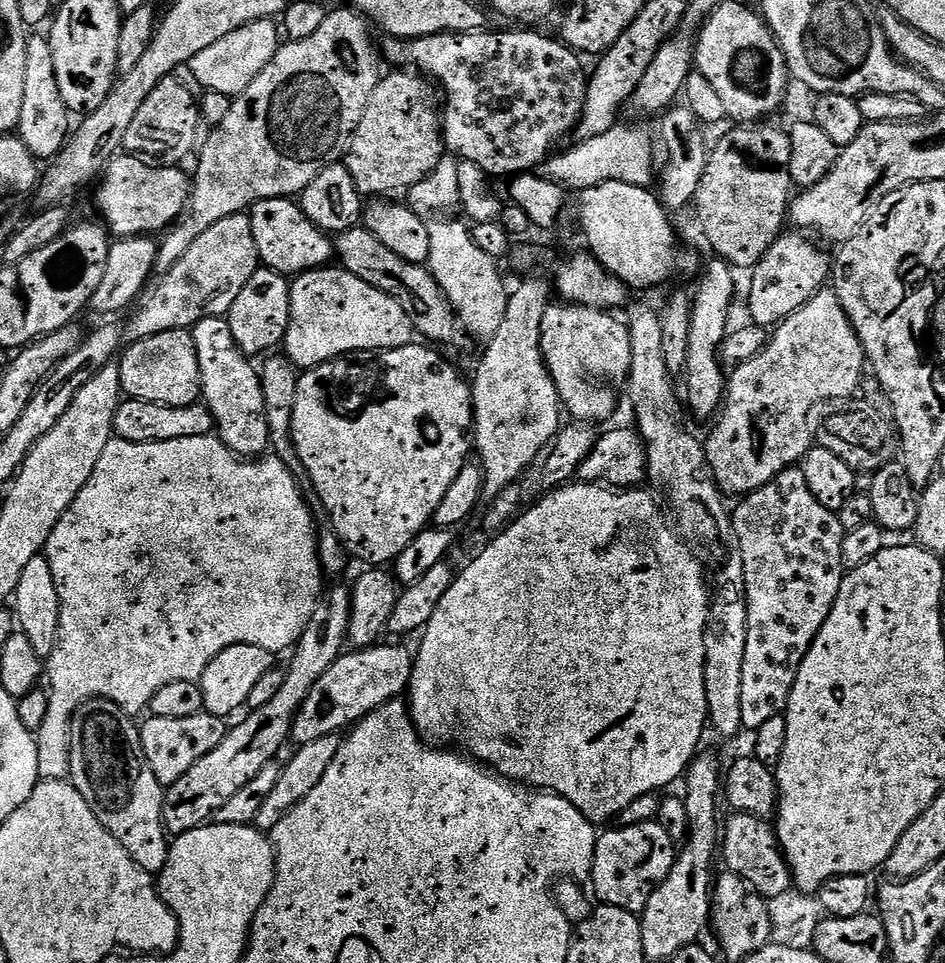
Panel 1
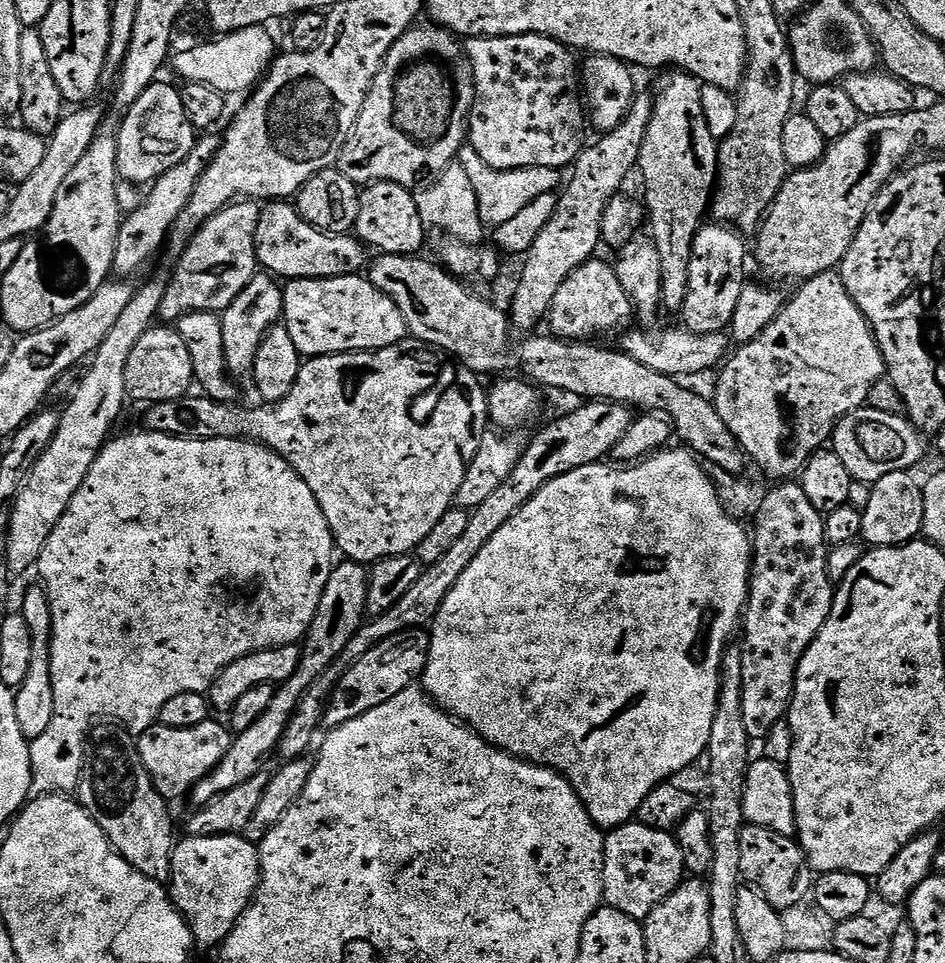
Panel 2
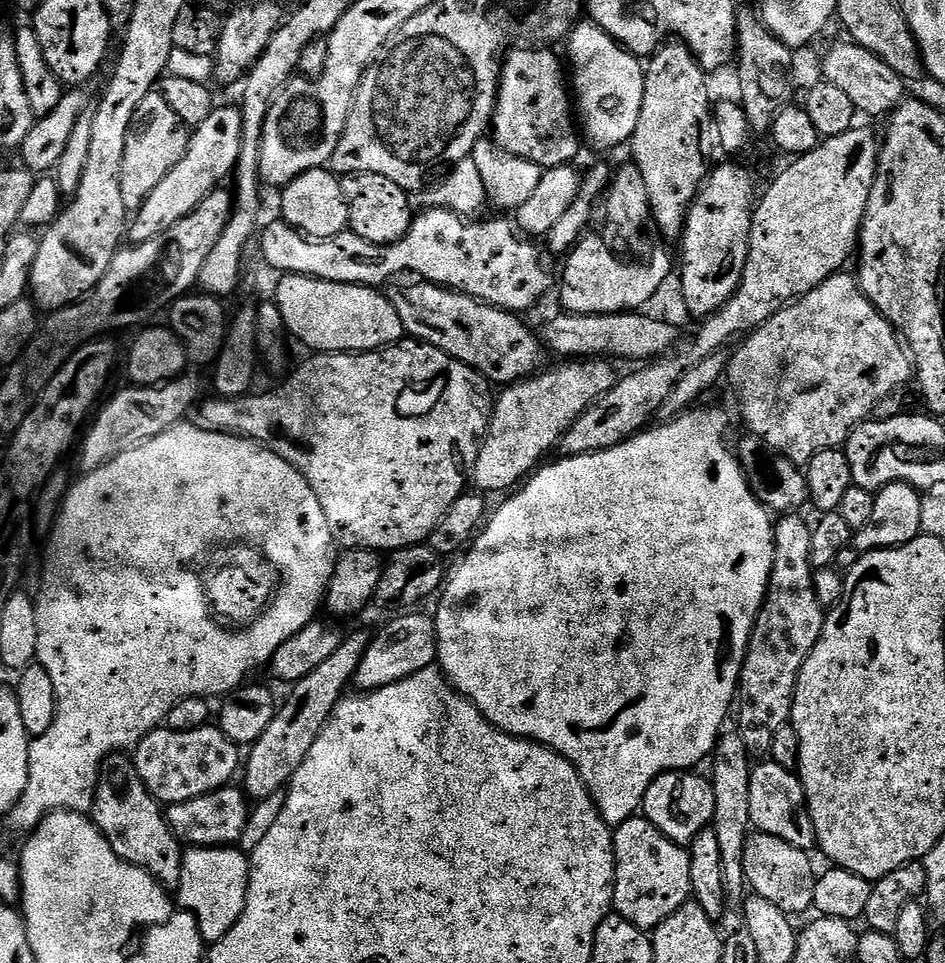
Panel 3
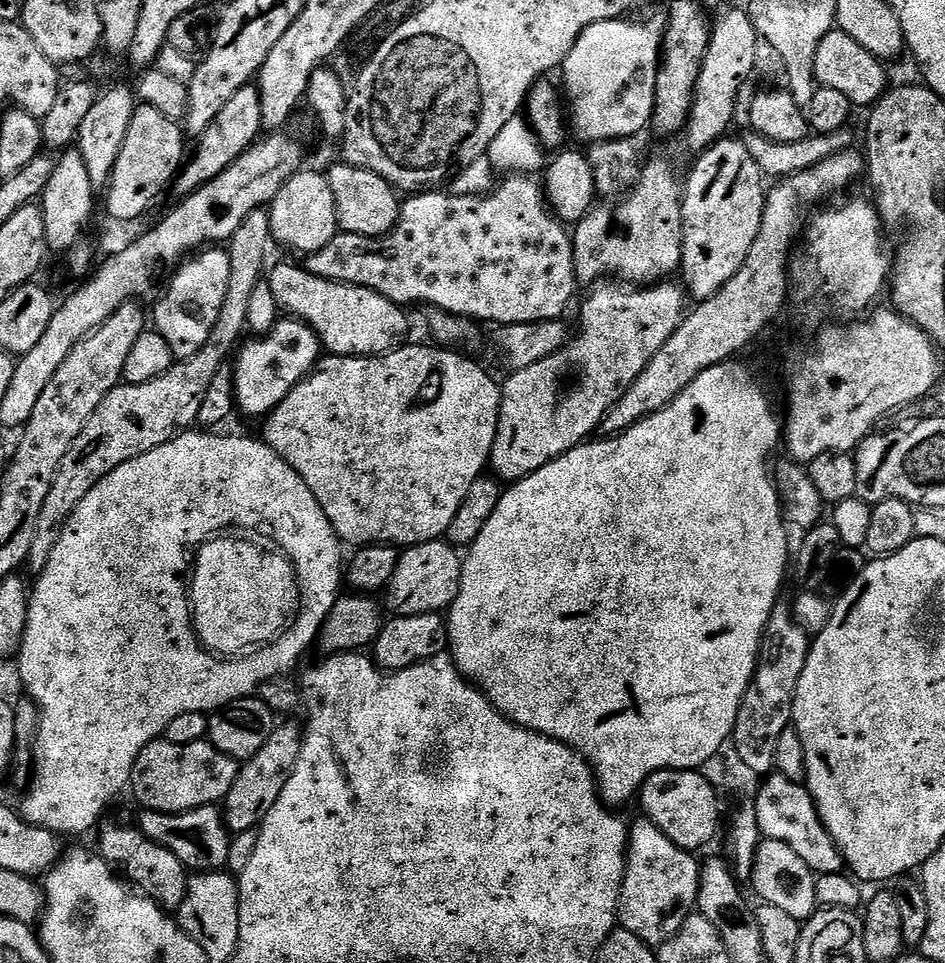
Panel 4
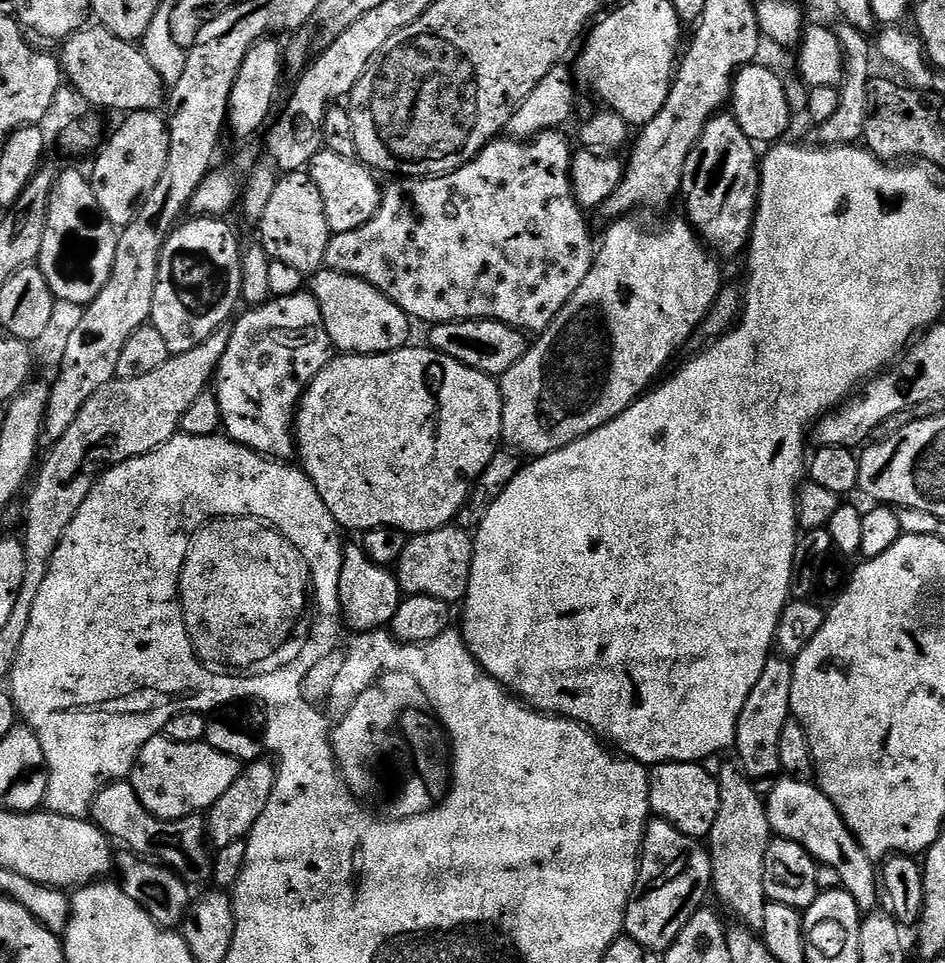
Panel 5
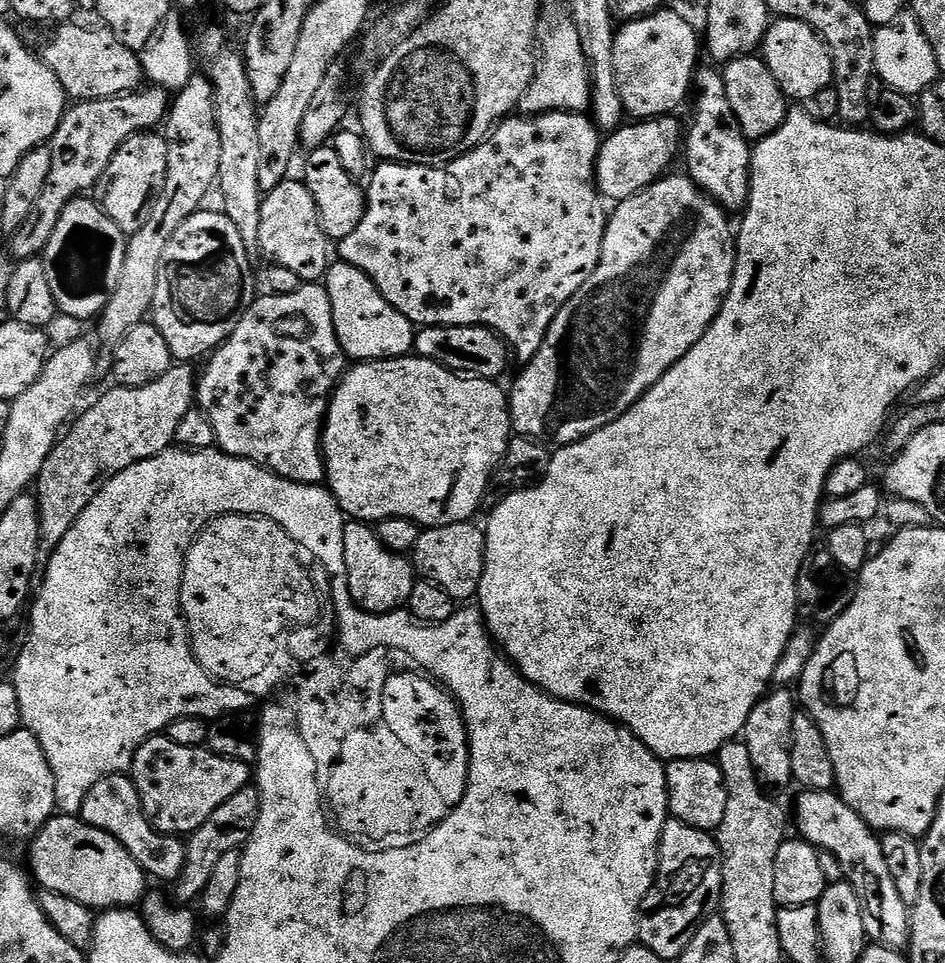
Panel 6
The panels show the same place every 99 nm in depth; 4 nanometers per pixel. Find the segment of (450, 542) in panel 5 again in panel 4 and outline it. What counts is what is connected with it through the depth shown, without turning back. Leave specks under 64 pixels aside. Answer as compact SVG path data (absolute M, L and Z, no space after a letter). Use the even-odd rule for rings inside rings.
M441 538L405 547L400 552L398 566L394 566L394 574L390 578L386 591L383 593L383 596L385 595L383 603L386 605L386 608L386 603L388 603L389 613L392 616L413 616L414 614L426 612L443 613L452 607L454 598L458 598L463 569L464 561L461 553L453 548L447 539Z

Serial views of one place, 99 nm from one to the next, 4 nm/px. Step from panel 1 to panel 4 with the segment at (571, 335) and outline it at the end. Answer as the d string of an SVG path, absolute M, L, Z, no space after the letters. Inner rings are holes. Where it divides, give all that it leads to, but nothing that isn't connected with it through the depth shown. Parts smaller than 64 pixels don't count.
M664 156L643 161L636 183L611 203L600 202L590 209L571 229L572 254L577 281L581 285L595 285L605 278L619 278L621 281L637 286L648 286L663 281L672 271L681 267L682 252L682 204L684 190L682 180L676 177L676 168Z

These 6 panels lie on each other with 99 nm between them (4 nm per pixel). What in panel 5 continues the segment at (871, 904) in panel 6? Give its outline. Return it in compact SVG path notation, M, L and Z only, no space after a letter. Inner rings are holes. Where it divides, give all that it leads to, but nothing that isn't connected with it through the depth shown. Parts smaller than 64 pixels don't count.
M787 778L777 779L772 786L772 793L766 796L766 807L773 833L790 842L798 842L798 846L805 848L816 859L817 865L825 864L838 870L841 885L853 893L858 901L874 899L876 890L878 894L878 872L872 869L873 857L862 850L856 835L848 829L824 791L815 783L807 784Z

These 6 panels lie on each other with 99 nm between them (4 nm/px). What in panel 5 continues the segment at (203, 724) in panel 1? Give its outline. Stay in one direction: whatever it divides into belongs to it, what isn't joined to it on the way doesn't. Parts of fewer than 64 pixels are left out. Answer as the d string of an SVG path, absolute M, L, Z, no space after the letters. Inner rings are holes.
M161 734L140 748L130 783L138 794L140 805L151 816L161 822L183 822L190 816L207 813L241 775L241 761L214 750L208 743L170 742Z

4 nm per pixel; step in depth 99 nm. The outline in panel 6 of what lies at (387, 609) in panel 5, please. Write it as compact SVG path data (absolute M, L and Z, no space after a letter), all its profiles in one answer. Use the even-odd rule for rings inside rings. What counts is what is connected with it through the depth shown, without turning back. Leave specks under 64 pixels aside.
M363 522L345 523L342 554L344 570L348 574L348 593L363 612L381 616L384 612L394 612L407 605L410 594L418 583L417 573L407 555L390 552L378 542L375 527Z

